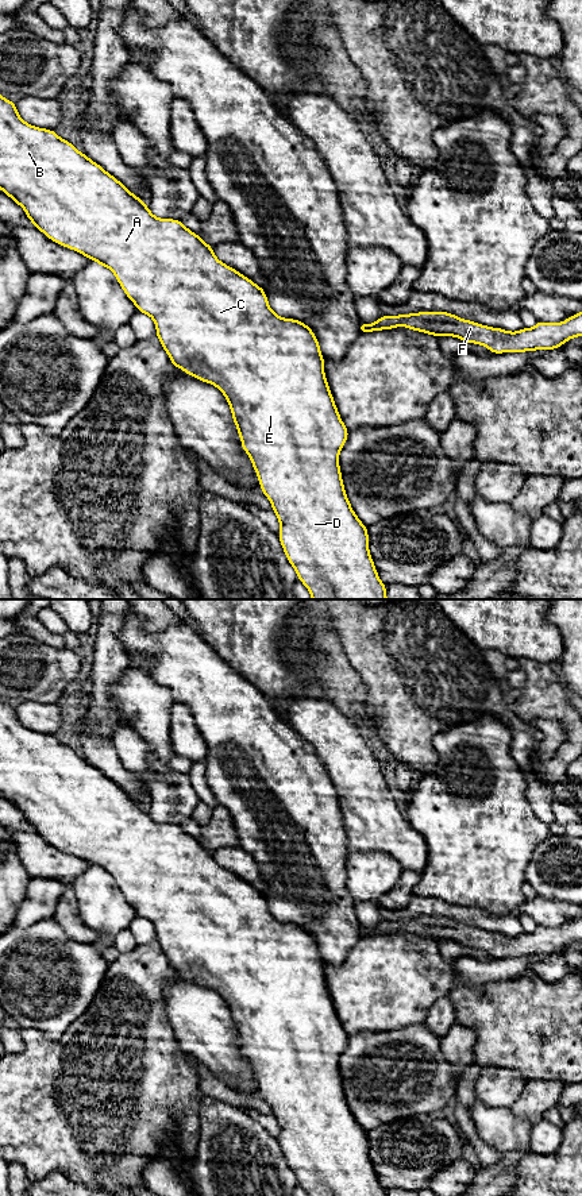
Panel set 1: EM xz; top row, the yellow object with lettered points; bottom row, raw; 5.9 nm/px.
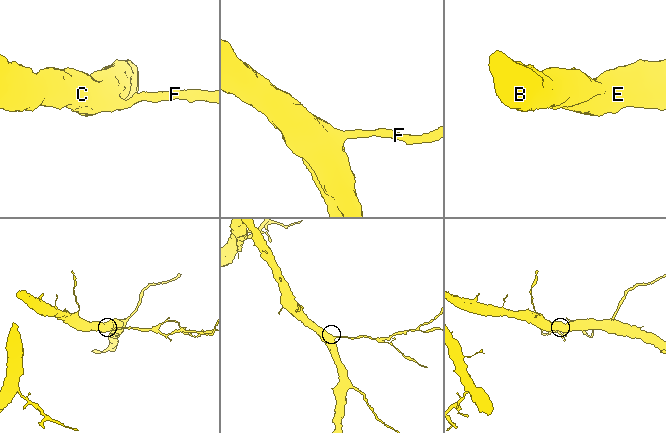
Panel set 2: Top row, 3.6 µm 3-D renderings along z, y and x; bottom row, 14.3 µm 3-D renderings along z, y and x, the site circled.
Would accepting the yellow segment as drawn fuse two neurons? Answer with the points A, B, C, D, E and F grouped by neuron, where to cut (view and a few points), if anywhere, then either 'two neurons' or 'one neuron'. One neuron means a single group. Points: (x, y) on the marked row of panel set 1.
groups A B C D E F; cut none; one neuron

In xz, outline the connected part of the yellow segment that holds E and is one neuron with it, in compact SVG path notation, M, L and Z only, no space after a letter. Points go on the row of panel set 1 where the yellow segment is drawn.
M0 94L0 189L19 204L34 227L53 242L108 267L136 309L149 315L174 367L216 386L226 397L251 459L262 493L280 520L281 545L312 599L388 599L369 552L367 526L354 513L346 495L339 454L348 429L332 398L324 358L312 329L294 319L282 319L269 306L265 290L220 262L212 246L181 220L155 217L100 165L59 138L55 131L26 123L14 101Z

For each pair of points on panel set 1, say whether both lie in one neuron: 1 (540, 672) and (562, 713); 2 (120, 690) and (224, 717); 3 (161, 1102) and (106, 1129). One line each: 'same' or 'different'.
1: same
2: different
3: same

